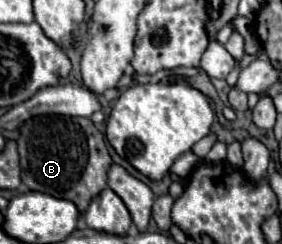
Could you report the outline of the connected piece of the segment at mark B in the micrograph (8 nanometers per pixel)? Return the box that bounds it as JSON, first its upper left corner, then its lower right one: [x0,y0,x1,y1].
[17,114,111,210]

